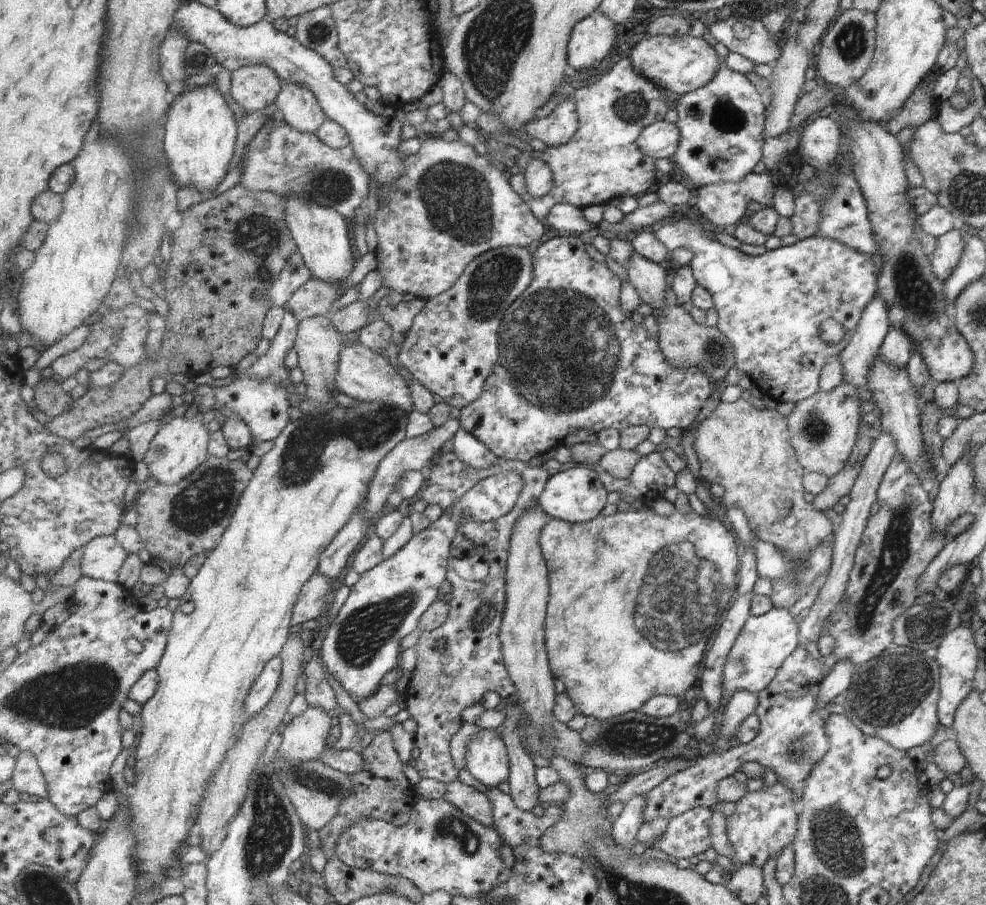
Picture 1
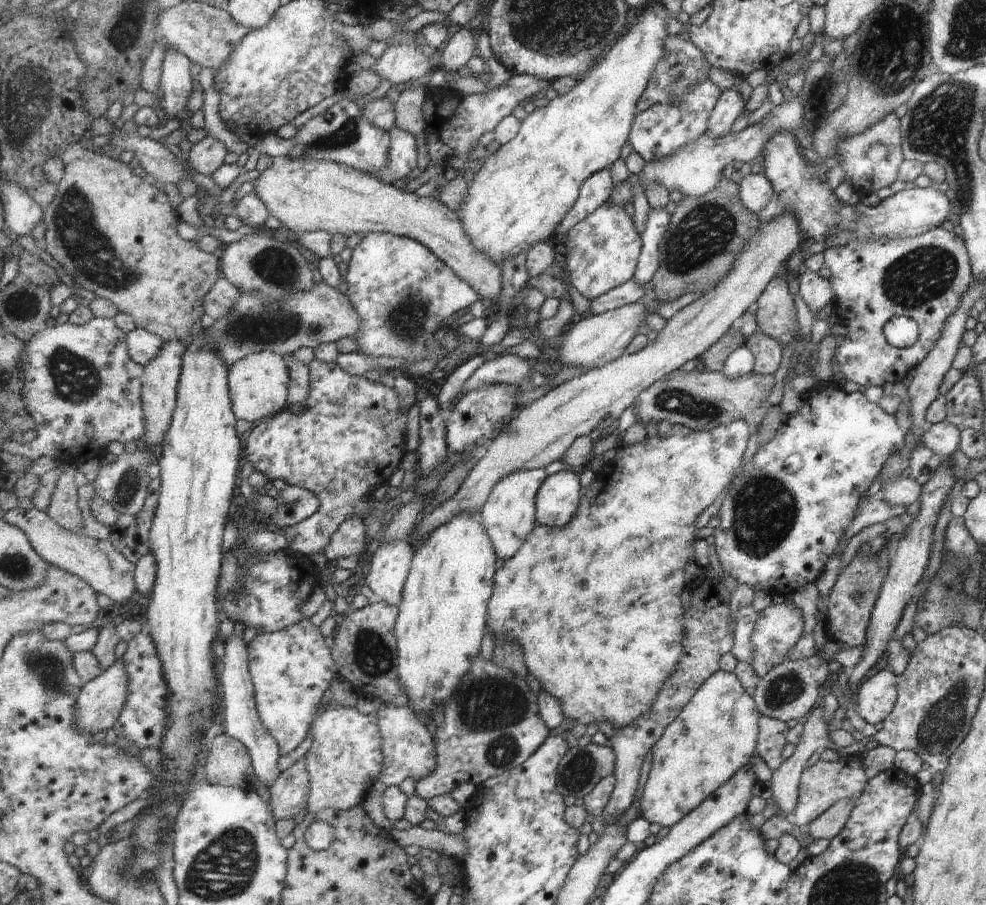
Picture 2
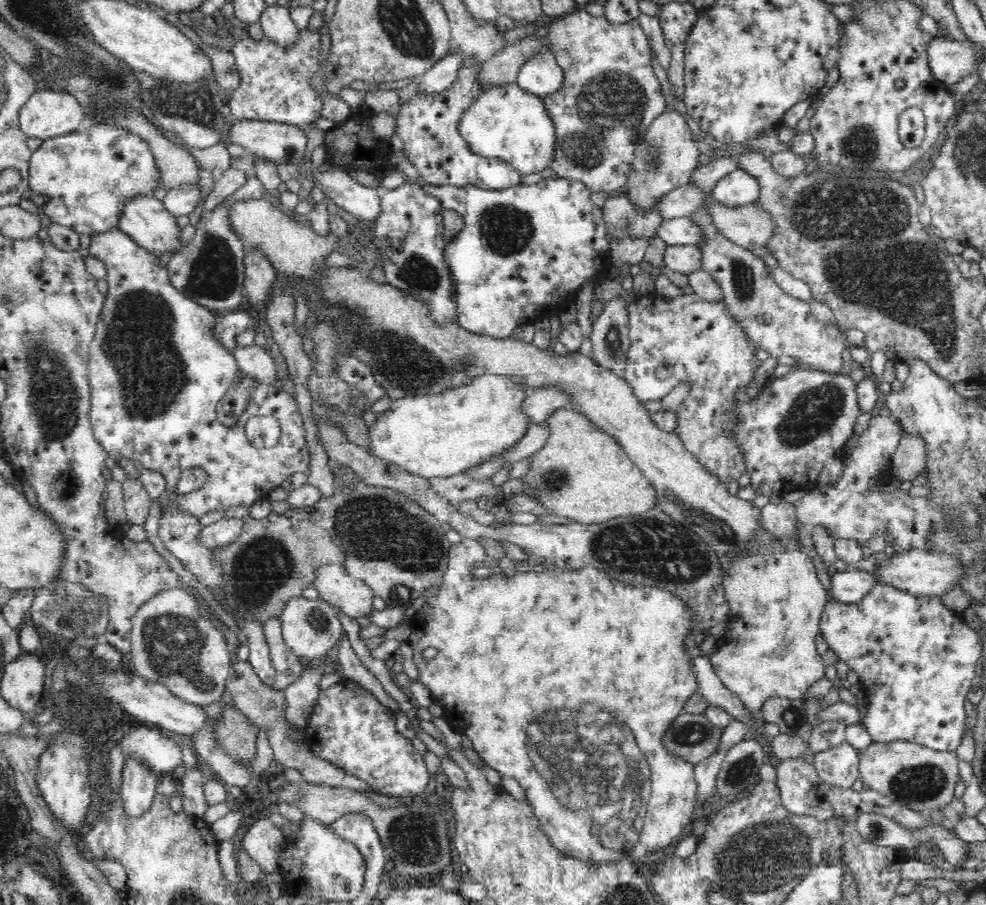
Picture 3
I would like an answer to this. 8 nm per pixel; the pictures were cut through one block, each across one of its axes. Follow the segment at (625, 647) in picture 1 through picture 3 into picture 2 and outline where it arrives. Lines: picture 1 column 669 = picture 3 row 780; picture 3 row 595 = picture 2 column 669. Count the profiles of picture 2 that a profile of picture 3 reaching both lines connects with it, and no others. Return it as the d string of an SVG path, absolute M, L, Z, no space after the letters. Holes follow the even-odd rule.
M742 419L731 422L728 426L721 426L713 428L711 431L693 431L682 425L673 426L668 436L660 438L655 436L653 438L647 438L644 442L633 444L633 445L620 445L617 449L616 456L612 461L605 463L597 472L591 484L583 489L584 496L580 501L580 508L576 514L576 518L571 522L571 526L567 525L565 530L551 529L550 527L538 524L537 528L534 529L525 540L525 545L517 552L515 557L504 562L503 567L498 570L496 575L496 586L495 593L492 595L492 601L490 602L489 615L488 615L488 628L493 632L493 641L496 642L501 636L509 636L513 640L519 640L523 644L523 650L525 650L525 661L528 667L528 672L533 674L540 684L541 690L549 692L552 696L559 698L562 703L562 710L564 711L565 718L574 719L581 723L599 724L599 722L606 721L613 725L613 729L627 727L632 725L635 720L640 720L646 713L652 708L657 694L663 689L664 683L671 677L671 674L677 669L679 660L684 654L684 610L683 604L681 604L681 594L685 588L685 568L687 568L687 562L692 560L694 562L694 543L695 538L695 522L697 522L697 516L709 505L715 502L719 498L719 494L725 490L732 482L732 479L736 476L735 472L739 472L739 466L741 466L741 458L744 458L746 443L749 437L749 427Z

